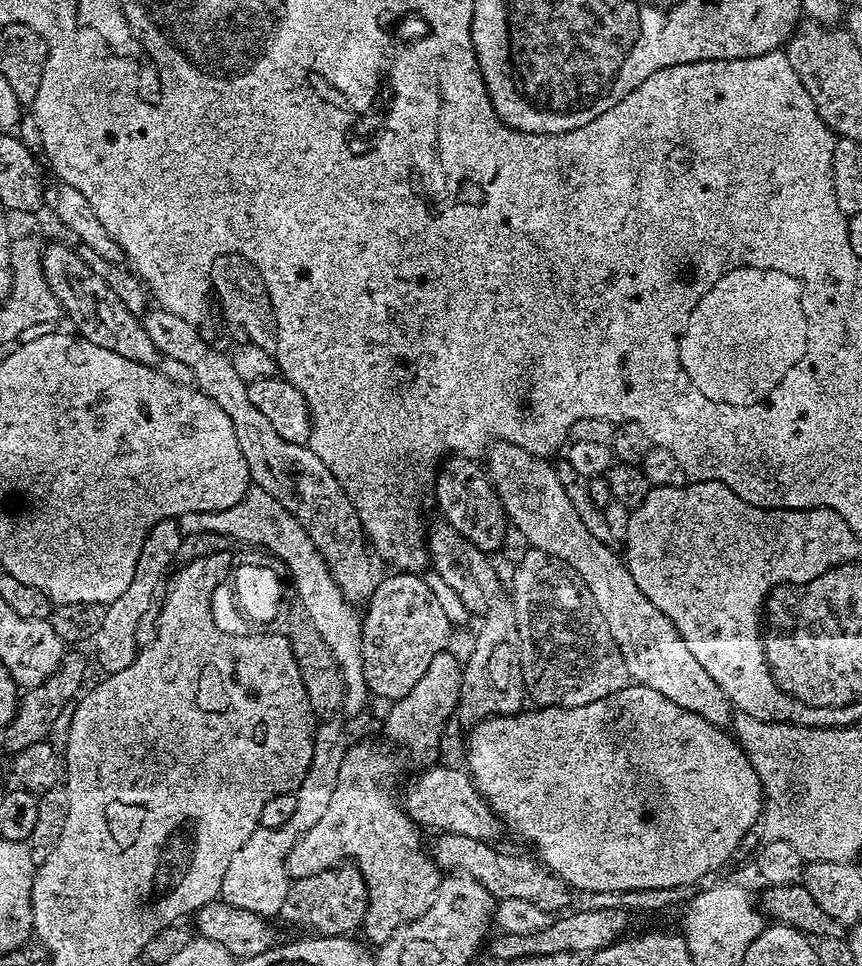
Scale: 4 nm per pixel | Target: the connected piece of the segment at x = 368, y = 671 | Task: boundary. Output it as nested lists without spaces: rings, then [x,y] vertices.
[[[396,570],[385,580],[376,580],[372,594],[366,601],[368,613],[360,621],[362,658],[366,686],[373,697],[381,696],[387,702],[400,700],[418,680],[430,670],[430,662],[449,647],[452,620],[436,592],[410,570]]]

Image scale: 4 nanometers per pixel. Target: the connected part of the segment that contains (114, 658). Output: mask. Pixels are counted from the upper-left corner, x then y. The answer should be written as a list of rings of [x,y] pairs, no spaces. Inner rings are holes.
[[[175,519],[158,521],[142,542],[142,550],[134,566],[134,578],[130,578],[130,586],[126,586],[122,598],[105,607],[104,617],[94,637],[96,660],[105,668],[103,670],[105,673],[121,672],[126,670],[126,666],[135,662],[138,651],[136,643],[138,622],[142,622],[142,618],[149,615],[157,607],[161,597],[167,593],[170,587],[168,567],[174,562],[177,563],[181,539],[180,526]]]

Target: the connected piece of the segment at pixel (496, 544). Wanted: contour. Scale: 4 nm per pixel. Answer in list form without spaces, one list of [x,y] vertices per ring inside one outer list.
[[[463,454],[445,459],[439,469],[441,472],[440,481],[436,484],[436,496],[440,499],[441,510],[444,511],[441,512],[443,519],[451,524],[454,531],[462,534],[462,538],[474,542],[478,550],[496,554],[504,544],[504,535],[510,532],[510,521],[487,471],[481,465],[479,468],[476,463],[475,459]]]

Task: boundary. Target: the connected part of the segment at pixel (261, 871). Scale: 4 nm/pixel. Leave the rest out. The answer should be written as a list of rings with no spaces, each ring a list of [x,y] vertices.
[[[321,723],[314,735],[316,741],[312,761],[304,781],[294,792],[296,795],[294,814],[281,828],[256,828],[254,834],[242,846],[242,850],[238,850],[234,858],[230,858],[230,866],[226,866],[219,894],[219,899],[225,904],[250,910],[254,915],[265,918],[280,916],[280,908],[286,902],[290,885],[288,855],[295,847],[296,841],[312,829],[314,822],[318,822],[322,814],[326,814],[326,810],[330,807],[330,797],[334,795],[334,786],[338,786],[338,770],[350,747],[350,740],[340,733],[340,728],[336,724]]]

